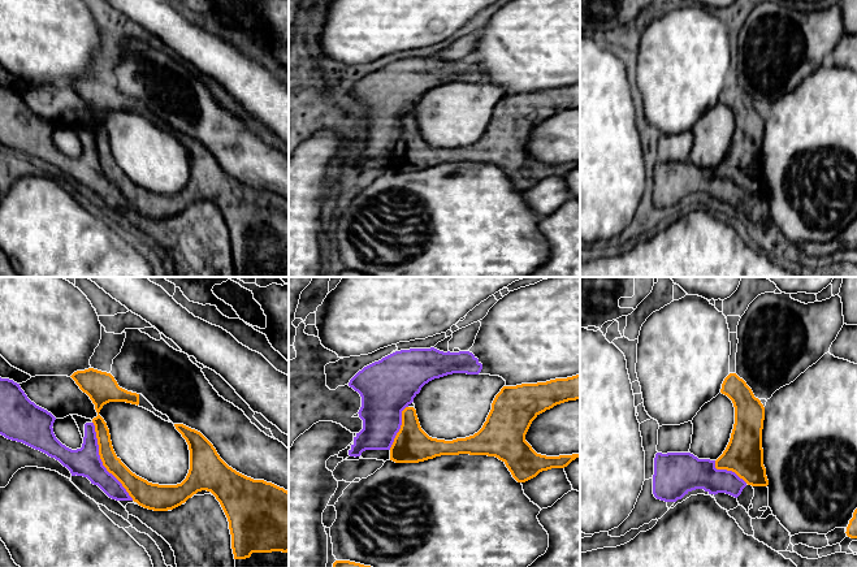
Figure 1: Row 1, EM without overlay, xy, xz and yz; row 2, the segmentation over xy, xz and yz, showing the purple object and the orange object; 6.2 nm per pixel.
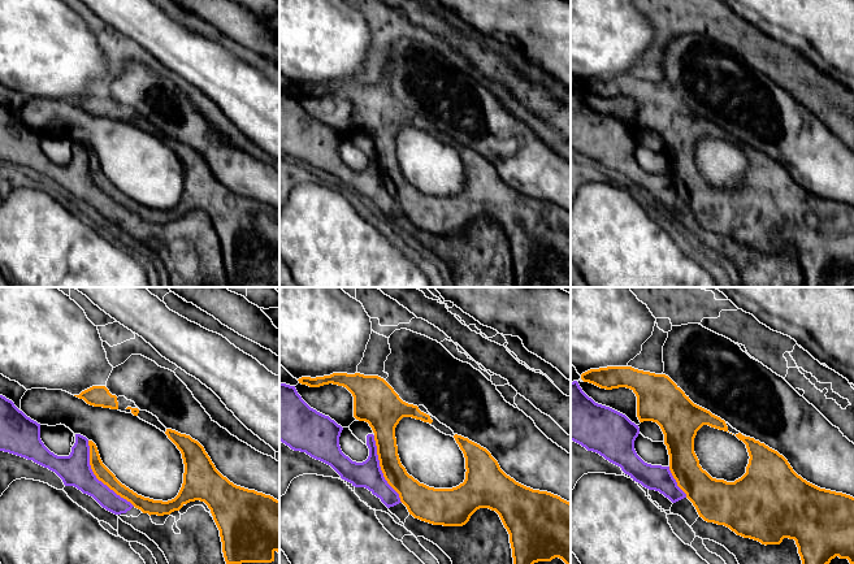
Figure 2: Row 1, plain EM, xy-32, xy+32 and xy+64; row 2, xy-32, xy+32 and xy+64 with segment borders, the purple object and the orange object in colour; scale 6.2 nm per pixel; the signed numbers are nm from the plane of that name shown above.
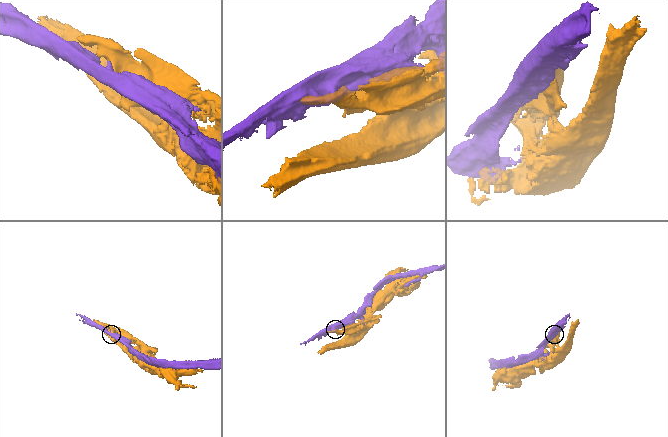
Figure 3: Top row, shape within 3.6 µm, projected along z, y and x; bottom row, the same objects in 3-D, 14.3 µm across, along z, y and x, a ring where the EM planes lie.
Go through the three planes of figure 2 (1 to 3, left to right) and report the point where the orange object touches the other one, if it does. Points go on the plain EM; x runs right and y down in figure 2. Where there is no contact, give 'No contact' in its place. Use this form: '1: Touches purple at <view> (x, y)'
1: Touches purple at xy-32 (96, 187)
2: Touches purple at xy+32 (380, 178)
3: Touches purple at xy+64 (676, 191)

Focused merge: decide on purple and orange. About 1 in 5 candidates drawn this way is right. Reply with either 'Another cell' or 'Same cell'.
Another cell

